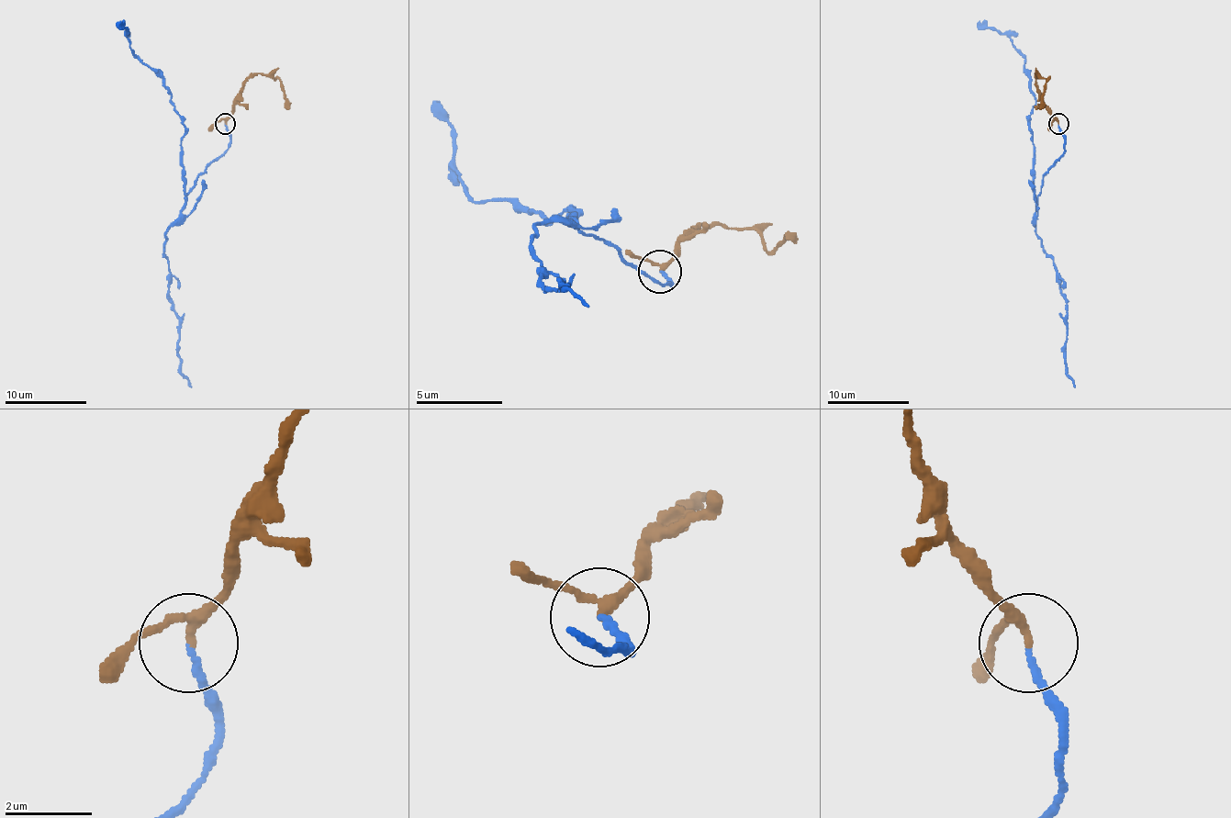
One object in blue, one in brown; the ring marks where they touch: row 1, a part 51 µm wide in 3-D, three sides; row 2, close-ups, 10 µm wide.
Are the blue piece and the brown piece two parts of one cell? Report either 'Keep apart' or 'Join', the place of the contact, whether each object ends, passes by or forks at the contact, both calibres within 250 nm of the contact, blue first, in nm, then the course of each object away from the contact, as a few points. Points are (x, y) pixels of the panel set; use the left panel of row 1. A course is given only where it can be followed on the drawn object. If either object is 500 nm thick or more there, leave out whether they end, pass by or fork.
Join. Place: (225, 123). At the ring blue ends. At the ring brown passes by. Thickness 140 nm (blue) against 200 nm. Course of blue: (226, 123), (229, 145), (186, 195), (180, 143), (184, 125), (170, 92), (137, 57), (125, 28), (117, 25). Course of brown: (226, 123), (244, 84), (258, 73), (268, 73), (279, 80), (289, 108)

